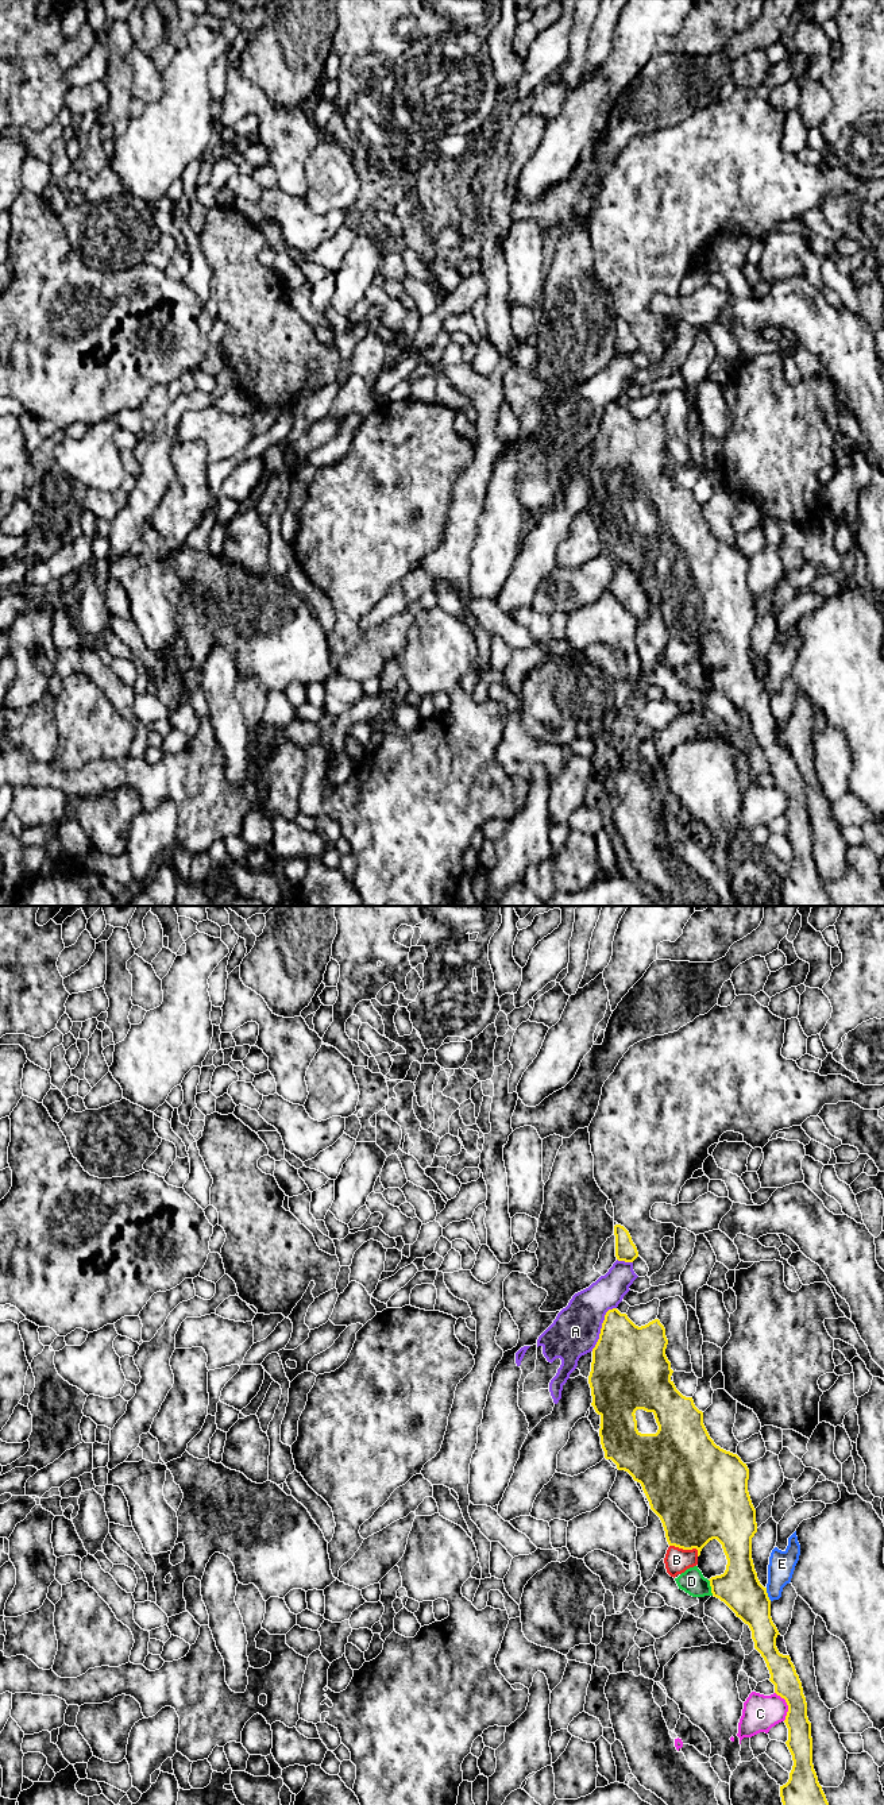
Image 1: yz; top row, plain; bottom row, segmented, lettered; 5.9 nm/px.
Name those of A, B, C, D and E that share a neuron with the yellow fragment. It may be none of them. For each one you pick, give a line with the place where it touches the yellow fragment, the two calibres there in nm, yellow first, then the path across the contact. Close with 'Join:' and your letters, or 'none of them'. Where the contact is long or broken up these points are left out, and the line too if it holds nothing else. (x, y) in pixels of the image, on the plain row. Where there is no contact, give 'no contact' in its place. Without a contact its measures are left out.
Join: none of them

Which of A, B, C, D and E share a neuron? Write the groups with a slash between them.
A / B / C / D / E

